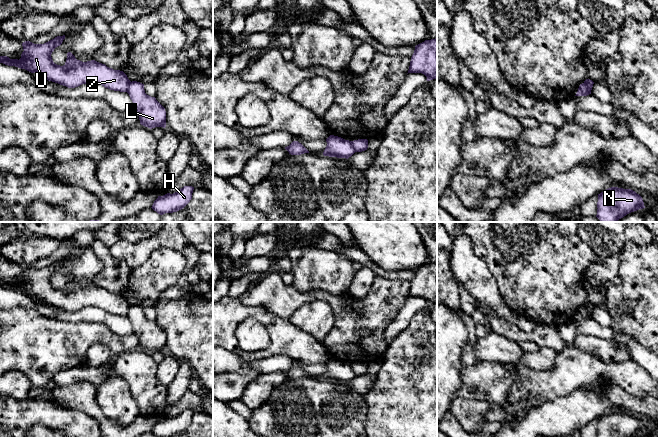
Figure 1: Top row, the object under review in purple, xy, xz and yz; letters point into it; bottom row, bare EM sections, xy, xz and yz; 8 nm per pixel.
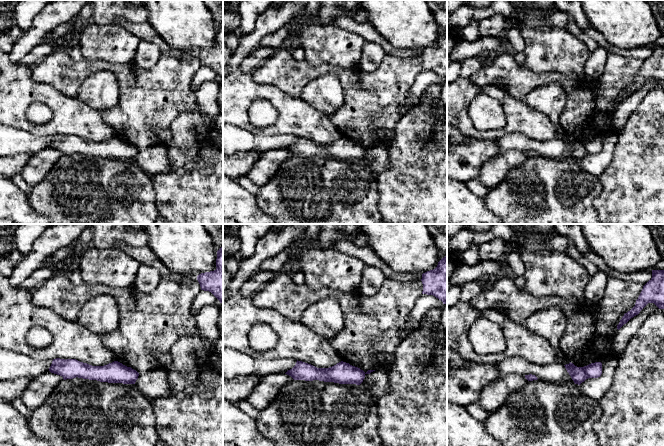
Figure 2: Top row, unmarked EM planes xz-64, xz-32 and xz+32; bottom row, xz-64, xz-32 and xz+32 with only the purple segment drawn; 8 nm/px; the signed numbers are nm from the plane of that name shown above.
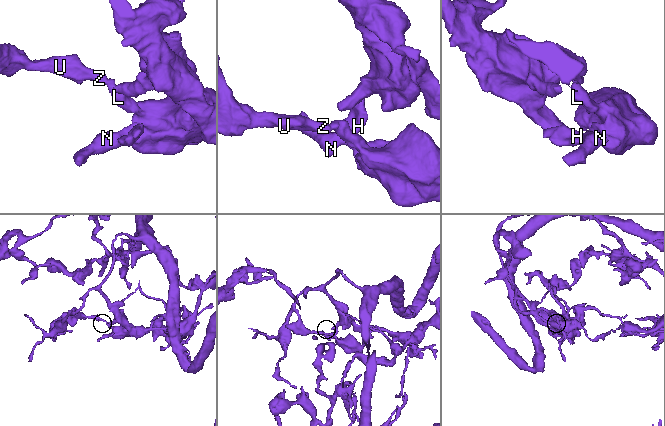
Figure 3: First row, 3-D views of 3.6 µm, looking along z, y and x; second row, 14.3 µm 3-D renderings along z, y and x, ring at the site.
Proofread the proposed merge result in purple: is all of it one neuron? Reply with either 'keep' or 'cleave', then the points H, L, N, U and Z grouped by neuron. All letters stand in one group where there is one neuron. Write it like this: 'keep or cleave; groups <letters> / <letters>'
cleave; groups H L N / U Z

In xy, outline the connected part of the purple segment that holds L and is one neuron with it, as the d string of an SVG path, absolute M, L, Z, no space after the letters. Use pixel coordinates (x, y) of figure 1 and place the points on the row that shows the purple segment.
M132 81L127 93L133 102L133 109L138 113L140 124L150 129L166 127L165 108L156 100L145 93L144 84Z

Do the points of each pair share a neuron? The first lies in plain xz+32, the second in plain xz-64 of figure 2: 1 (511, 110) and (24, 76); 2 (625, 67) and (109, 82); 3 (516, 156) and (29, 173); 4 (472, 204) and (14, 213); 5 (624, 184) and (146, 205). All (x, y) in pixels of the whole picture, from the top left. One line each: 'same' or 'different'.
1: same
2: different
3: same
4: same
5: different

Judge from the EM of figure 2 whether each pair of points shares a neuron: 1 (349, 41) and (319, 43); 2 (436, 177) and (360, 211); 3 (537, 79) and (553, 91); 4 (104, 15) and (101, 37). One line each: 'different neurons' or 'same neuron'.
1: same neuron
2: different neurons
3: different neurons
4: different neurons

